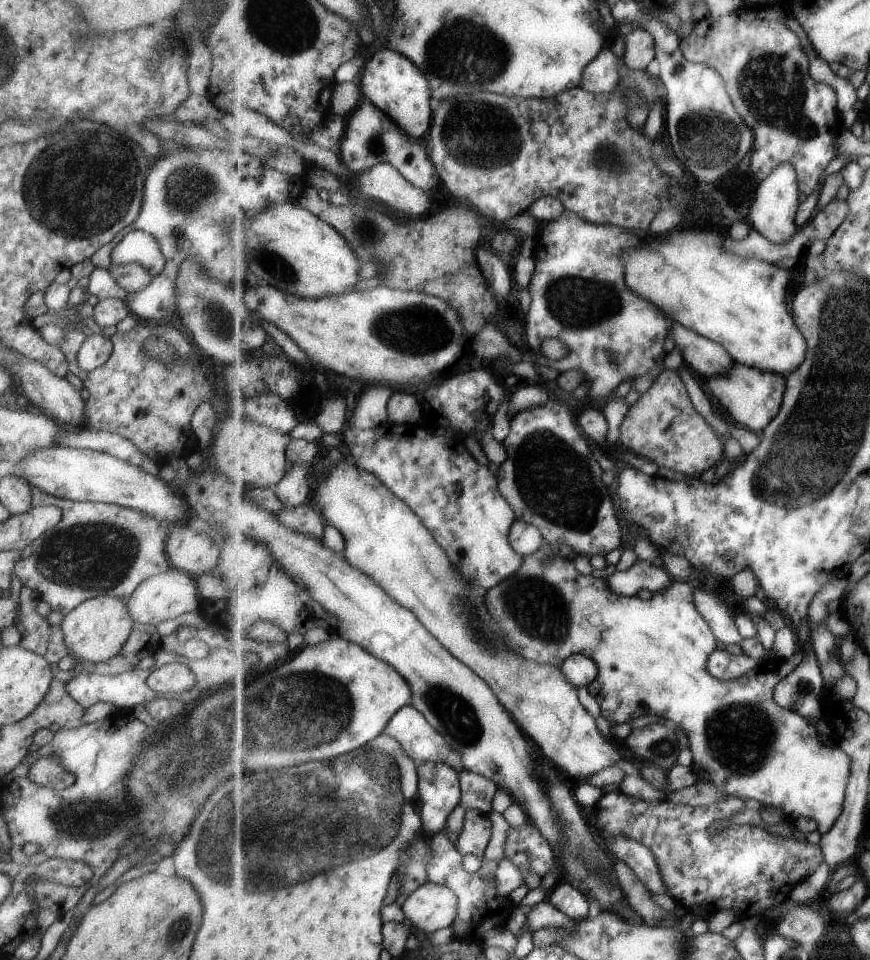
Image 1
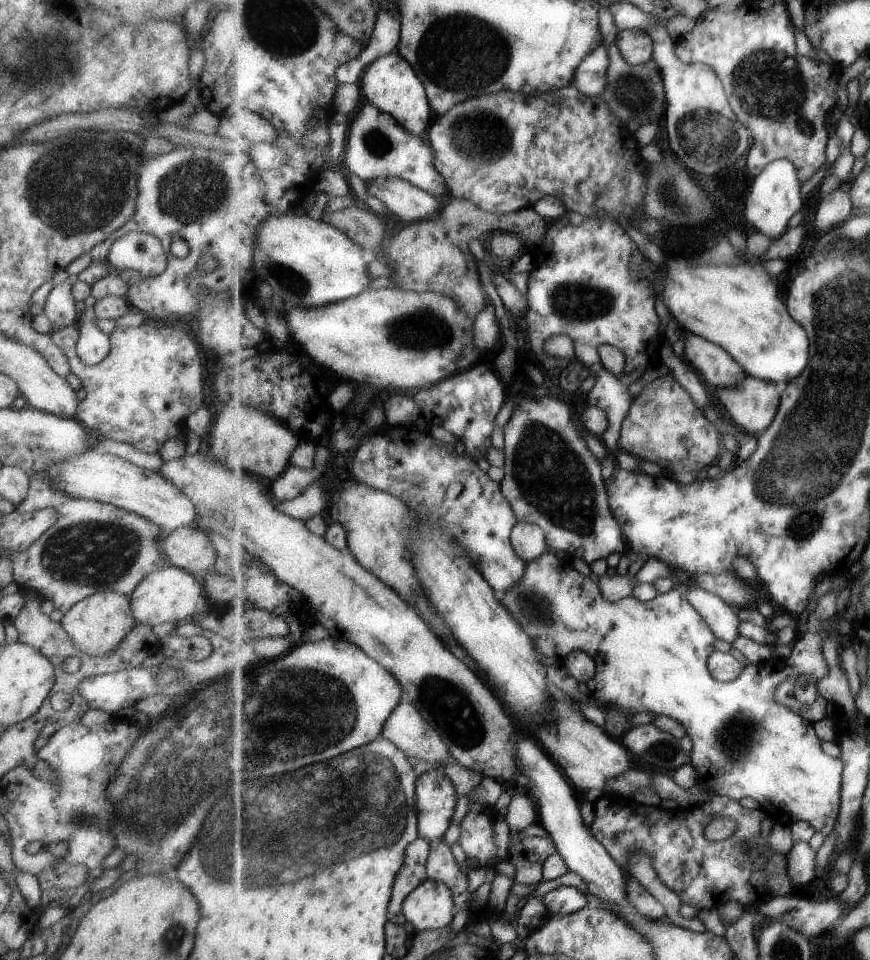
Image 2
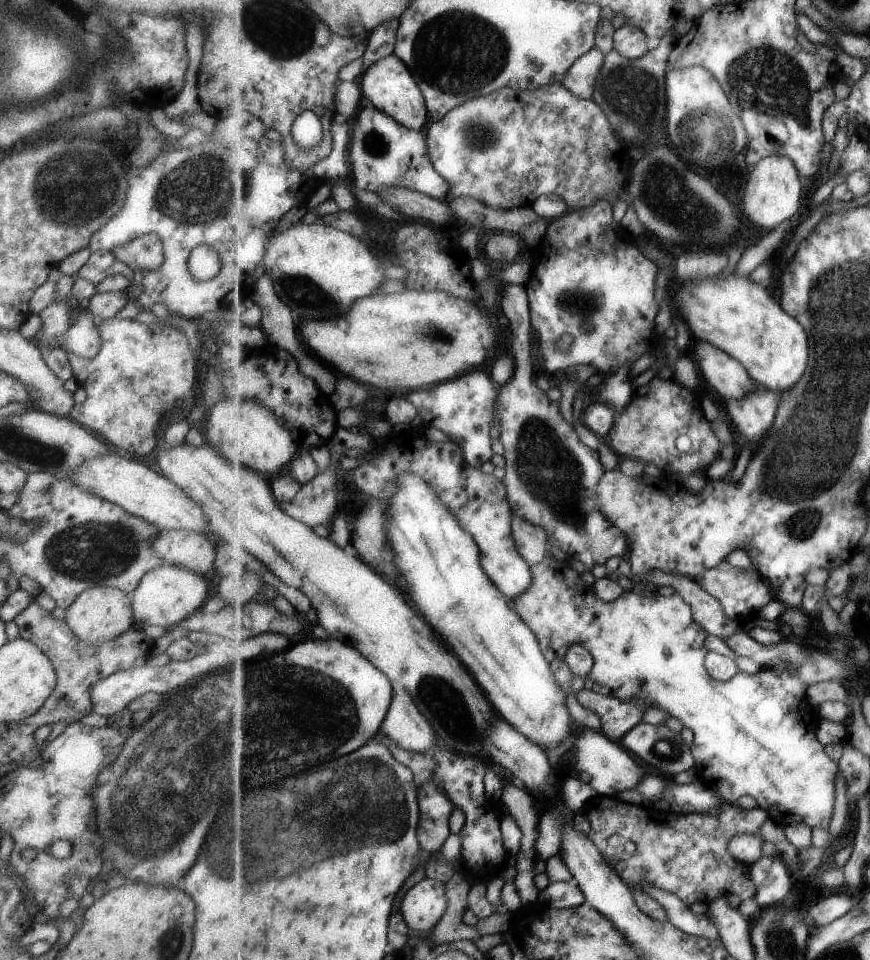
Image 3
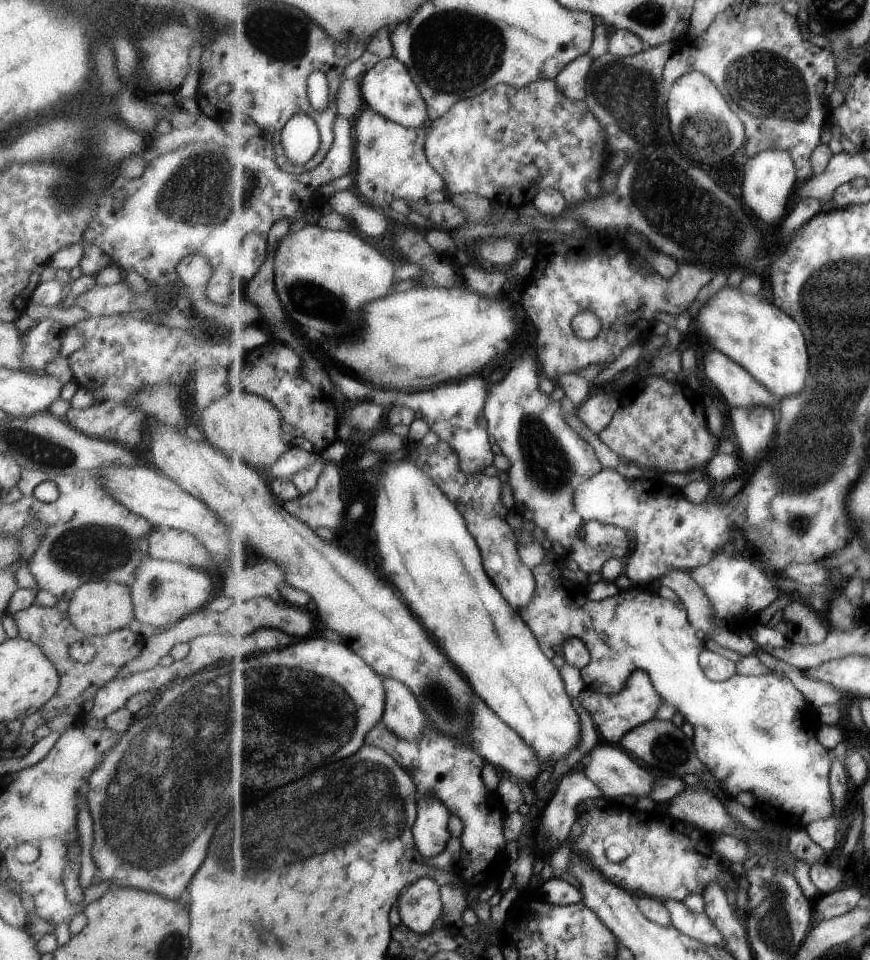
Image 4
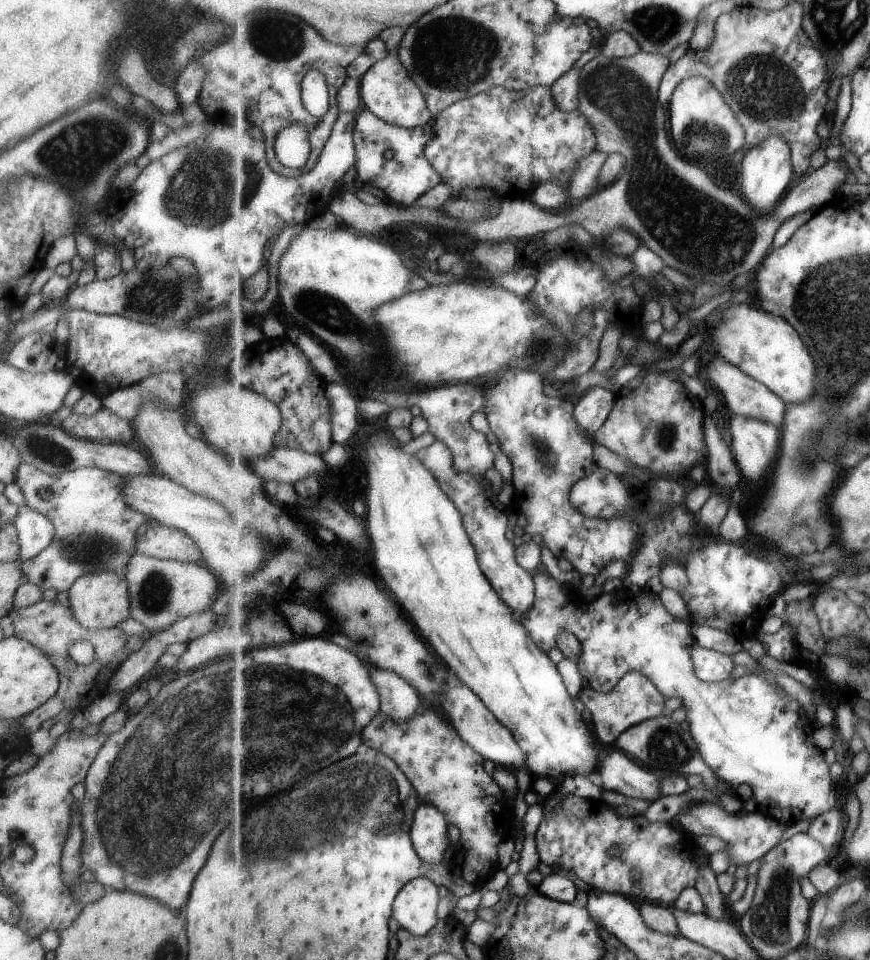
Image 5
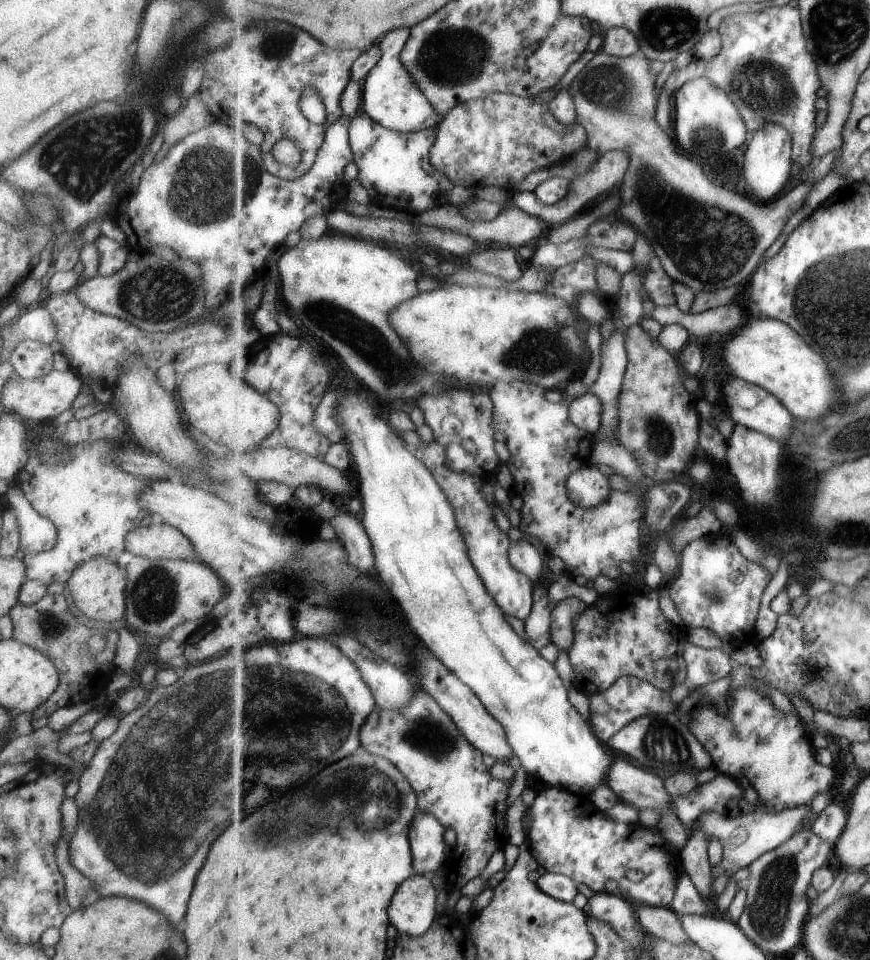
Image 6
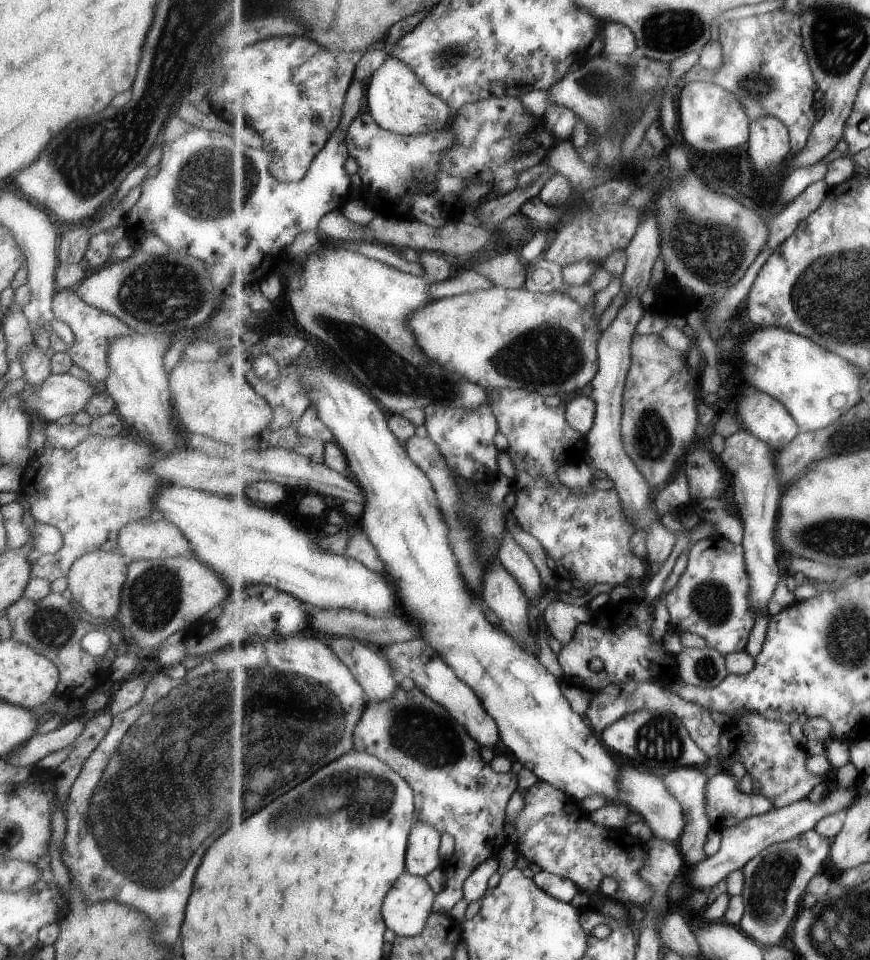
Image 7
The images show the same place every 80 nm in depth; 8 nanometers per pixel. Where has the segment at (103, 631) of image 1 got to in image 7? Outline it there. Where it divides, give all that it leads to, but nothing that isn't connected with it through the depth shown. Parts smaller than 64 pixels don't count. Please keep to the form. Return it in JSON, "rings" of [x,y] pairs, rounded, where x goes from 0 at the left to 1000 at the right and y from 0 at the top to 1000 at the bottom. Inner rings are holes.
{"rings":[[[107,573],[86,581],[77,596],[77,609],[82,622],[107,647],[131,649],[137,635],[139,613],[146,599],[146,590],[136,575]]]}

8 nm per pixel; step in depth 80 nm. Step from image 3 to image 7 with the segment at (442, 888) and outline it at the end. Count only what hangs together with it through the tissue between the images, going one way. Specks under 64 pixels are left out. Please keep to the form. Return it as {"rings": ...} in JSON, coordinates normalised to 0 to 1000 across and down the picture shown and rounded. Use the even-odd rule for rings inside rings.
{"rings":[[[464,909],[456,915],[443,938],[443,963],[454,974],[475,976],[486,972],[498,950],[501,932],[491,915]]]}

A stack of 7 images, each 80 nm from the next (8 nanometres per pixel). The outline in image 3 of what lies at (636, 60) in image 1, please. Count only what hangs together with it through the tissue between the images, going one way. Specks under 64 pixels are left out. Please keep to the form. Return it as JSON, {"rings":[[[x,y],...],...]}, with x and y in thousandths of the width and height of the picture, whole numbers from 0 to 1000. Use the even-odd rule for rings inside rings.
{"rings":[[[721,24],[708,30],[705,38],[705,52],[722,61],[736,61],[746,56],[752,45],[736,29]]]}

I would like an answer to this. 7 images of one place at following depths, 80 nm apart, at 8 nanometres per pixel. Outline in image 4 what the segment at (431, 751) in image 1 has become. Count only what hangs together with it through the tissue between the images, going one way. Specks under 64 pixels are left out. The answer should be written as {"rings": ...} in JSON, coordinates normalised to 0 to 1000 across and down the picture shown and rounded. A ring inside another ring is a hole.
{"rings":[[[443,706],[445,730],[440,753],[461,769],[482,769],[492,751],[475,719],[454,708]]]}

